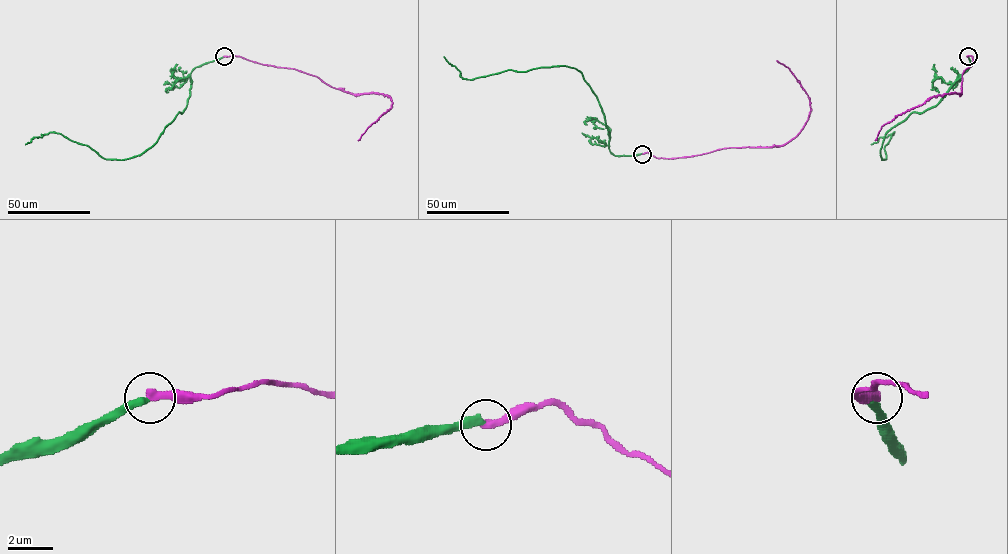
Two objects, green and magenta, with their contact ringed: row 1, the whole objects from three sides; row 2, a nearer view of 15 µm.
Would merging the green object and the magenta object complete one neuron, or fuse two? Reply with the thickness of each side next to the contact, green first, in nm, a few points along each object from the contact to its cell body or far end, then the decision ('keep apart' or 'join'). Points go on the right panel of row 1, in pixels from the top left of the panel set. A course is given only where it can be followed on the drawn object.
calibres 380 and 360 nm; course green (968, 56), (970, 67), (936, 105), (912, 112), (886, 133), (880, 149), (886, 159), (894, 132), (871, 144); course magenta (968, 56), (972, 56), (973, 61), (962, 75), (960, 94), (944, 93), (929, 98), (884, 124), (875, 140); keep apart

